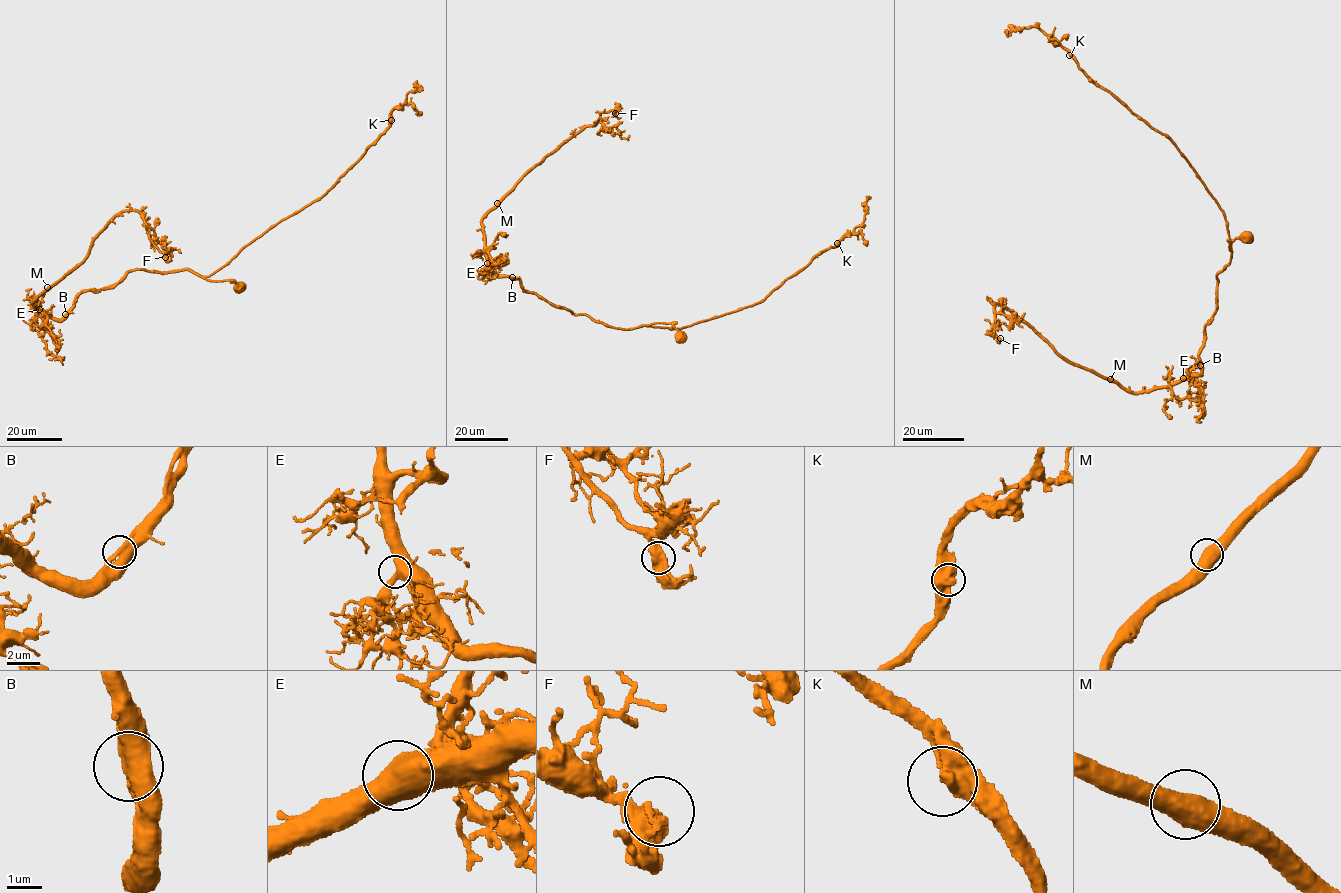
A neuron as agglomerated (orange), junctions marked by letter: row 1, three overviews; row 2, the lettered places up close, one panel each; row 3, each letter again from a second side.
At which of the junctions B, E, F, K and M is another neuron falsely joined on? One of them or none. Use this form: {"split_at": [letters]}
{"split_at": []}

